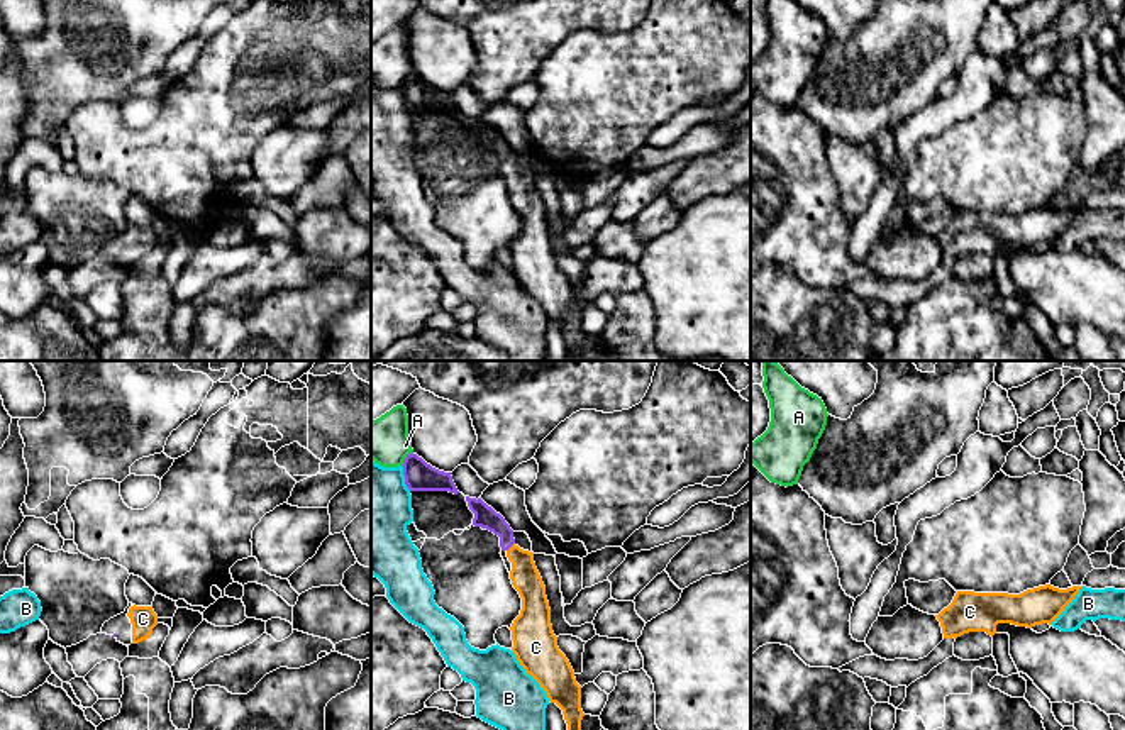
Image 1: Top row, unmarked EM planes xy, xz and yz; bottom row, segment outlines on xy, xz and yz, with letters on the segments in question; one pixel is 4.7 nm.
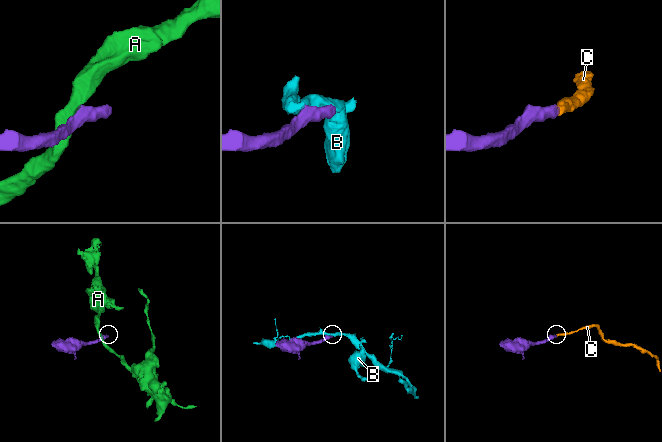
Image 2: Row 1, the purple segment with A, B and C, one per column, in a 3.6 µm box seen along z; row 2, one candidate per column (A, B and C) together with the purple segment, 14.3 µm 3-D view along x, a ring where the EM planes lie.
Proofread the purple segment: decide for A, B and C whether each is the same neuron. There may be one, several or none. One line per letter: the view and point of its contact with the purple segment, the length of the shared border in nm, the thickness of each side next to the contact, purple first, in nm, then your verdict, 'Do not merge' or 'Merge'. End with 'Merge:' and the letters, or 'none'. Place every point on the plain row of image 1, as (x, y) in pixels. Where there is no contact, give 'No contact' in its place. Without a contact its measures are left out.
A: Touches purple at xz (405, 78). Shared border 90 nm. Thickness 140 nm (purple) against 220 nm. Do not merge
B: Touches purple at xz (405, 99). Shared border 130 nm. Thickness 140 nm (purple) against 380 nm. Do not merge
C: Touches purple at xz (510, 166). Shared border 60 nm. Thickness 110 nm (purple) against 140 nm. Merge
Merge: C

